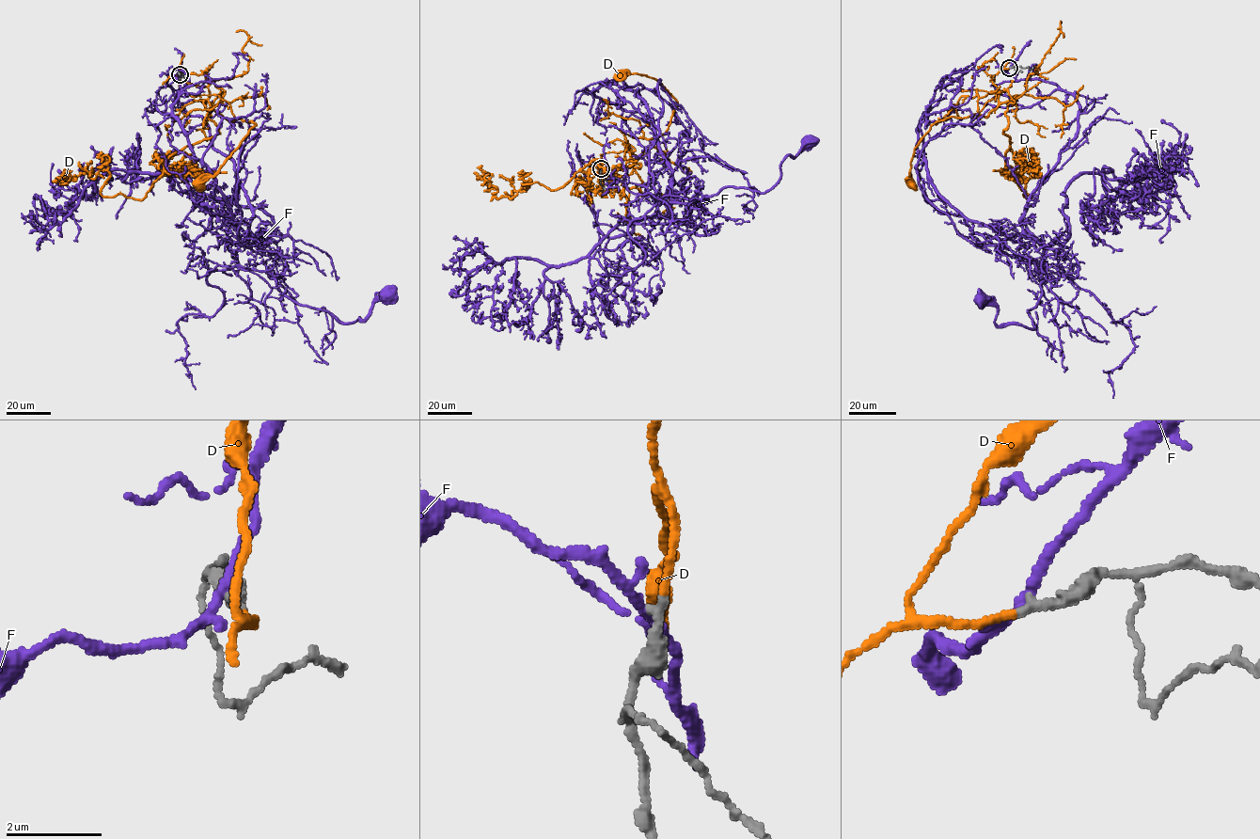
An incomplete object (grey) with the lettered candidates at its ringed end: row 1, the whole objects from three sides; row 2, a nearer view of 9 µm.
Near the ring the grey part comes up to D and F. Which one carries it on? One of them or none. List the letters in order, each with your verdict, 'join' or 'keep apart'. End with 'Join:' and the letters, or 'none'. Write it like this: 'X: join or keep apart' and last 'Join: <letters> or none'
D: join
F: keep apart
Join: D

